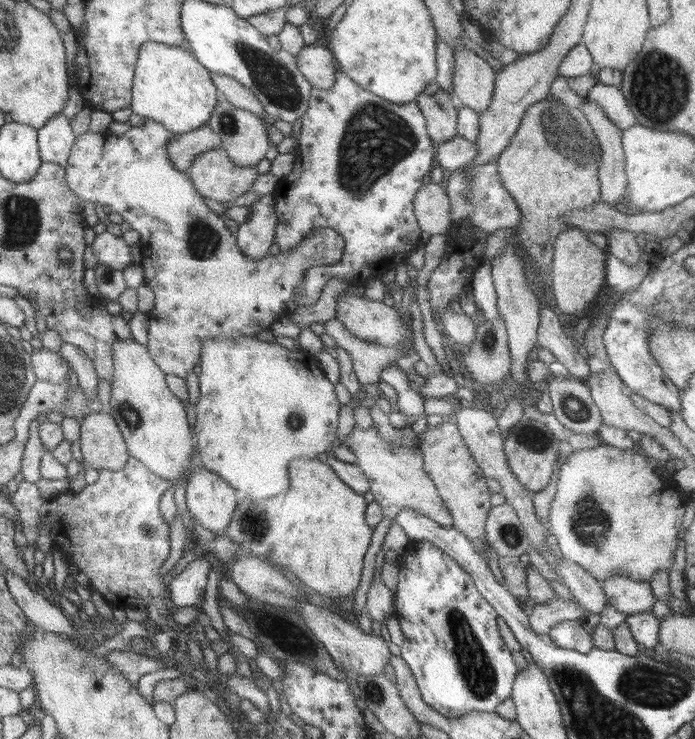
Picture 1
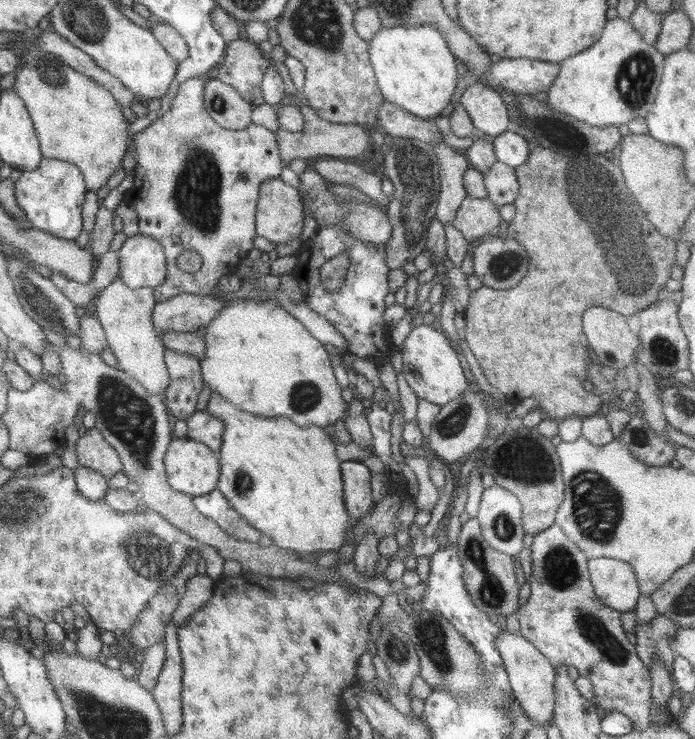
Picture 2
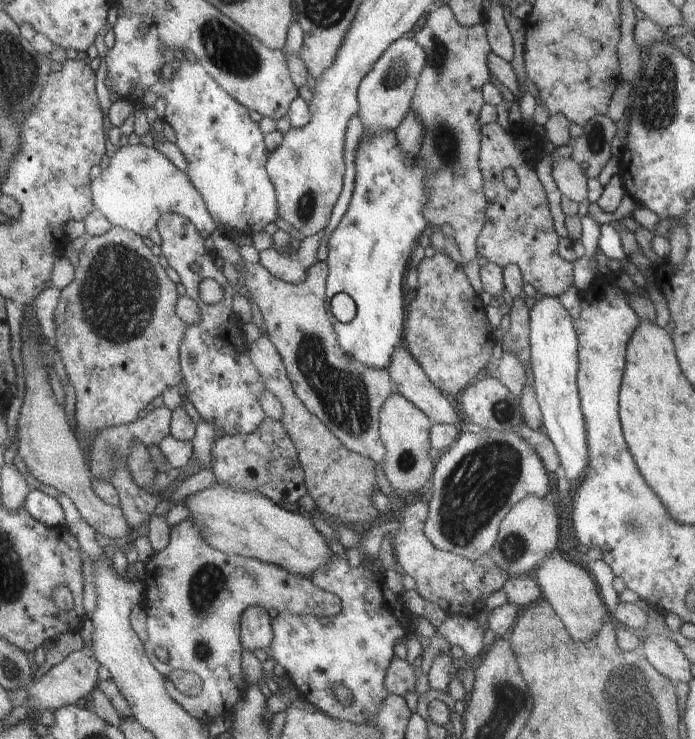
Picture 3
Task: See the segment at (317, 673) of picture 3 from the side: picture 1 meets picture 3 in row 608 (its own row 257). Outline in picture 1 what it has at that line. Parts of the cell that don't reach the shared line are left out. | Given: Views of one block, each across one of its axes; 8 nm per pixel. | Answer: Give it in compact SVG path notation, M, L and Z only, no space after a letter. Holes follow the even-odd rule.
M338 69L335 72L334 86L330 90L312 87L308 109L302 118L302 127L298 140L299 144L296 149L294 168L288 176L282 177L279 180L282 190L276 190L276 192L274 191L272 194L275 198L275 211L278 219L273 242L278 244L279 250L287 252L287 250L293 250L297 244L303 242L305 236L315 230L315 228L326 227L333 228L345 240L345 247L343 248L344 255L340 261L337 261L336 264L313 267L312 269L306 270L304 278L297 286L295 290L295 304L298 307L310 307L310 305L316 304L325 286L329 283L329 280L333 278L348 281L353 281L357 278L364 278L364 280L366 280L366 278L370 278L370 276L380 276L382 272L394 269L400 263L406 263L410 252L422 244L420 241L421 228L414 214L415 208L413 202L416 193L423 185L422 180L424 180L424 176L435 166L436 145L429 137L426 119L414 101L405 104L395 104L388 102L388 100L383 100L383 98L376 96L373 92L364 90L364 88L356 84L349 76L346 76L346 74L340 72Z

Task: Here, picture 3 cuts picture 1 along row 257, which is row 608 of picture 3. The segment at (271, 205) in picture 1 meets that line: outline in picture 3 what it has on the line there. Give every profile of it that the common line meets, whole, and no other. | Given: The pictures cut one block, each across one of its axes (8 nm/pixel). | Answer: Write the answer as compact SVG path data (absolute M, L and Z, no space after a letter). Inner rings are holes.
M266 605L252 606L242 613L240 630L240 644L242 650L254 652L268 648L273 639L271 618Z

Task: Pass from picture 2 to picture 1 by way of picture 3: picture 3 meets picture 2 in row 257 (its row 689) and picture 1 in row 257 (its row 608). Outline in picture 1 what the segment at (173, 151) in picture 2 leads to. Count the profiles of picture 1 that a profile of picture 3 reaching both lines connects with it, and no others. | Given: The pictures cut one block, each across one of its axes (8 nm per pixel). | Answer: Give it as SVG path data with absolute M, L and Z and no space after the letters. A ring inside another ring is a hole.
M146 119L144 124L130 127L124 134L118 136L115 134L101 136L97 133L86 131L86 133L75 139L64 170L68 186L72 189L72 192L75 192L75 195L82 201L83 205L95 205L96 202L98 202L98 204L102 204L104 207L109 207L140 234L141 237L139 240L143 246L144 255L140 265L145 276L144 283L148 285L155 294L154 309L152 309L147 316L148 319L151 320L151 329L148 330L148 345L146 350L148 350L150 358L157 364L161 372L164 372L166 375L186 379L190 373L196 371L199 367L200 348L203 346L204 340L218 340L218 338L228 340L228 338L240 338L240 336L252 337L258 335L261 331L270 329L271 326L284 315L288 301L295 302L295 290L304 278L306 270L312 269L313 267L336 264L337 261L340 261L344 255L343 248L345 247L345 240L333 228L315 228L315 230L309 232L303 242L297 244L293 250L287 250L287 252L280 250L279 254L268 256L267 261L264 263L248 258L238 248L237 237L235 237L227 227L227 219L219 216L206 205L204 197L197 191L188 173L180 172L173 167L167 148L174 137L173 132L163 127L163 124L150 119Z

